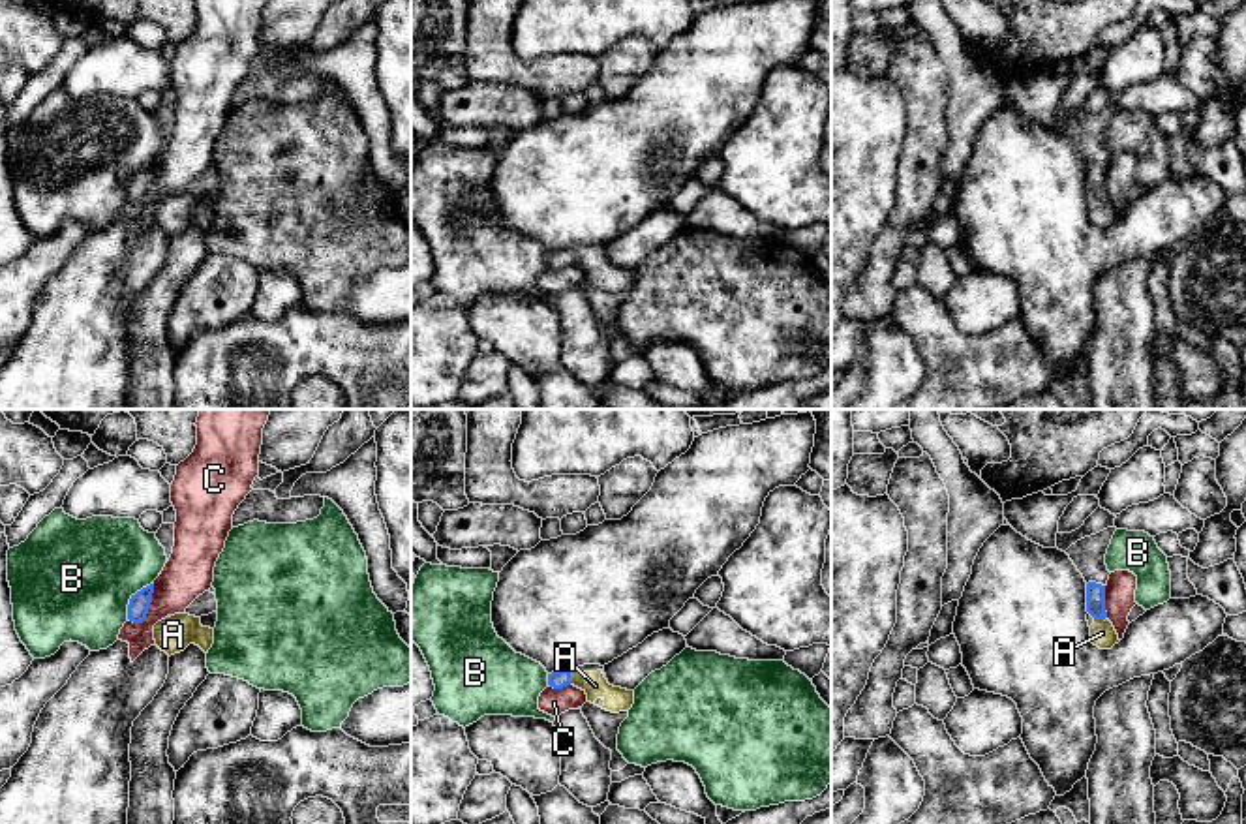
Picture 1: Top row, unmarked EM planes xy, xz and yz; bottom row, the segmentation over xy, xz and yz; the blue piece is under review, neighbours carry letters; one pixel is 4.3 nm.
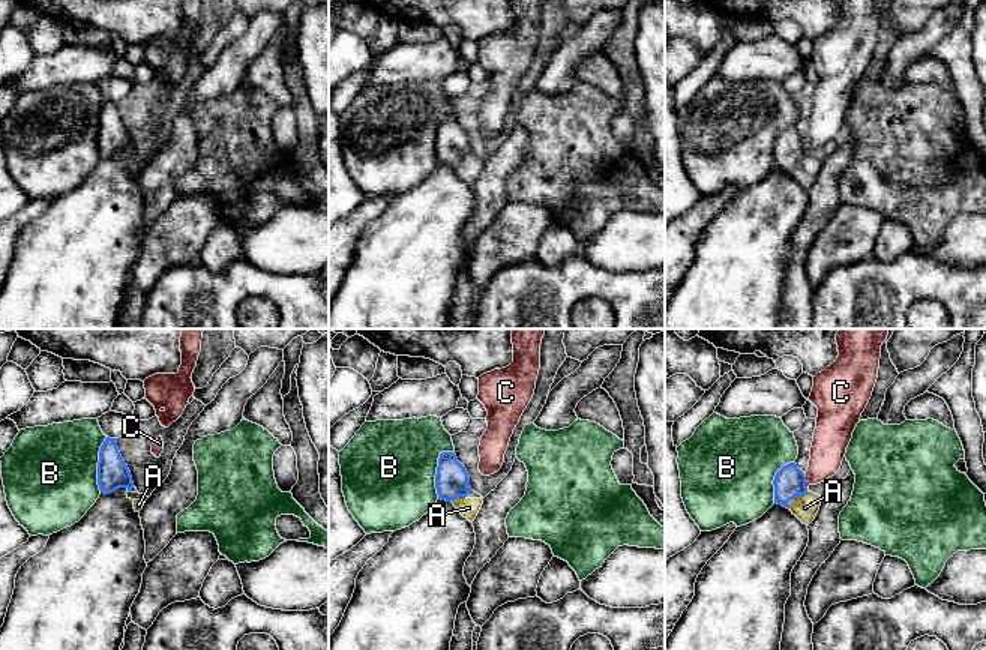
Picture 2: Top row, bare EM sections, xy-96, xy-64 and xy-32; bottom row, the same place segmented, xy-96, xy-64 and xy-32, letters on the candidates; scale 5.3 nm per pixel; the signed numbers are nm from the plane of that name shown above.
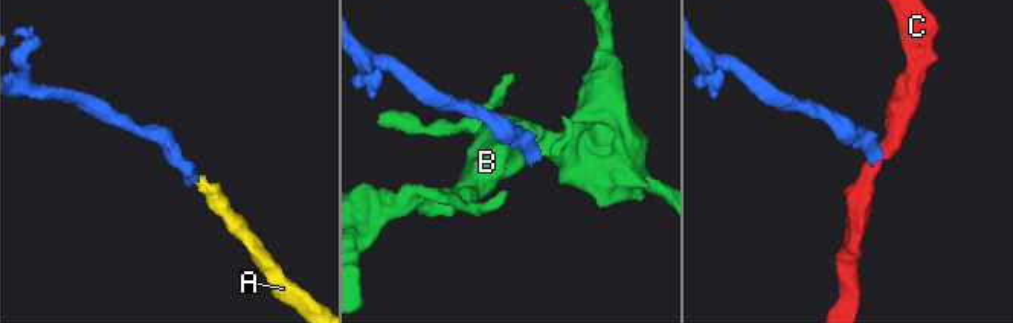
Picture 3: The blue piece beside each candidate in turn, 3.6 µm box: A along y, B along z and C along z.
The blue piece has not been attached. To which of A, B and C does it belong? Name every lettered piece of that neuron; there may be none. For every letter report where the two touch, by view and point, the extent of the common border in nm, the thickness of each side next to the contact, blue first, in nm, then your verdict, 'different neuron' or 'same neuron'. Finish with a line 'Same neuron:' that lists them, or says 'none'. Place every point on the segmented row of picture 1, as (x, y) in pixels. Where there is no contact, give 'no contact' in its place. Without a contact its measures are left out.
A: xz (569, 678) | 60 nm | 80/110 nm | same neuron
B: xy (132, 597) | 200 nm | 90/480 nm | different neuron
C: xy (149, 607) | 200 nm | 90/200 nm | different neuron
Same neuron: A

